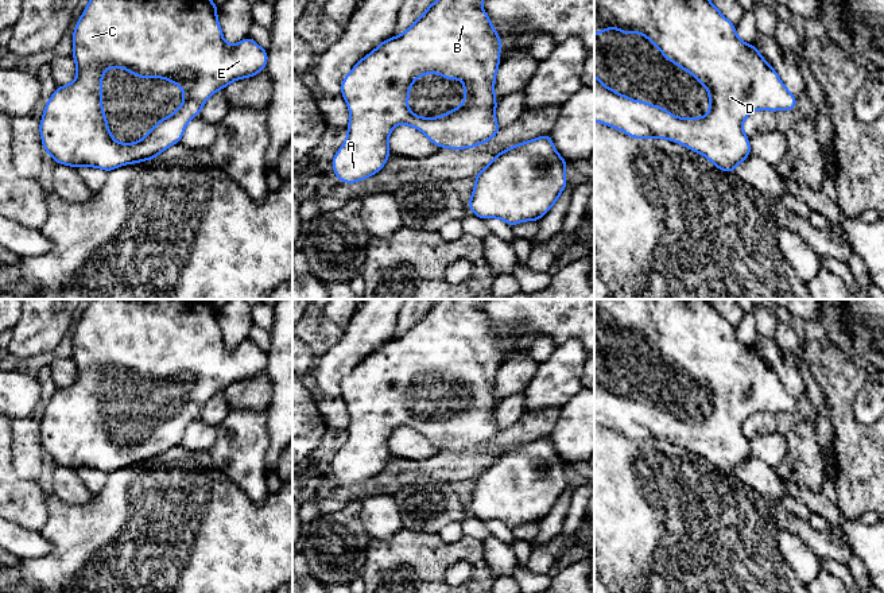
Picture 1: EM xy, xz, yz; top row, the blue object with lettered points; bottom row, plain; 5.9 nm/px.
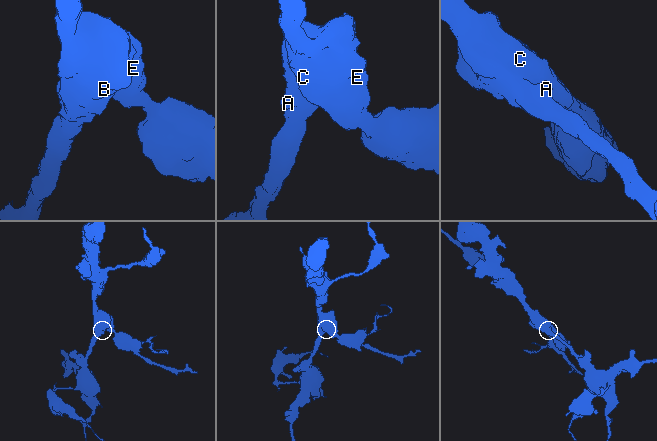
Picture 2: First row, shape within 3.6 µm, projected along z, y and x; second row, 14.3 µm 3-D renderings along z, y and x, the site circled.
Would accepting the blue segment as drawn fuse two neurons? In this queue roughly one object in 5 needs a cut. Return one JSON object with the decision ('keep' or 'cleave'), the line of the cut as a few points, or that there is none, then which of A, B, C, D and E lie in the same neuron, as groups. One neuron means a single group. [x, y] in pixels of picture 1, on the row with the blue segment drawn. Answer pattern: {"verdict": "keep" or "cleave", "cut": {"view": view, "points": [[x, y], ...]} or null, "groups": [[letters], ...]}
{"verdict": "keep", "cut": null, "groups": [["A", "B", "C", "D", "E"]]}

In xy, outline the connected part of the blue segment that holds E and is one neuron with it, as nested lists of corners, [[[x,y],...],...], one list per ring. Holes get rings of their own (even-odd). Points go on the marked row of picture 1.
[[[90,0],[73,31],[71,57],[77,65],[77,77],[69,85],[57,86],[46,102],[39,124],[42,146],[54,163],[73,168],[97,167],[106,173],[124,164],[156,159],[170,146],[181,143],[187,123],[199,115],[213,93],[236,80],[256,75],[268,62],[268,51],[249,36],[233,46],[224,40],[217,4],[212,0]],[[109,67],[123,67],[137,78],[166,78],[183,90],[183,104],[171,116],[163,116],[137,143],[116,143],[102,112],[102,74]]]

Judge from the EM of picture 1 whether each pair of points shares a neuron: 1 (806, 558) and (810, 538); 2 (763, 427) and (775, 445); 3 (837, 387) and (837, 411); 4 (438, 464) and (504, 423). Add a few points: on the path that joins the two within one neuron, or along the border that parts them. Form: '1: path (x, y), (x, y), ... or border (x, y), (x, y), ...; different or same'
1: border (782, 528), (794, 533), (818, 559); different
2: border (775, 431), (759, 434), (749, 440); different
3: path (837, 392), (837, 406); same
4: border (523, 411), (507, 429), (500, 431); different

